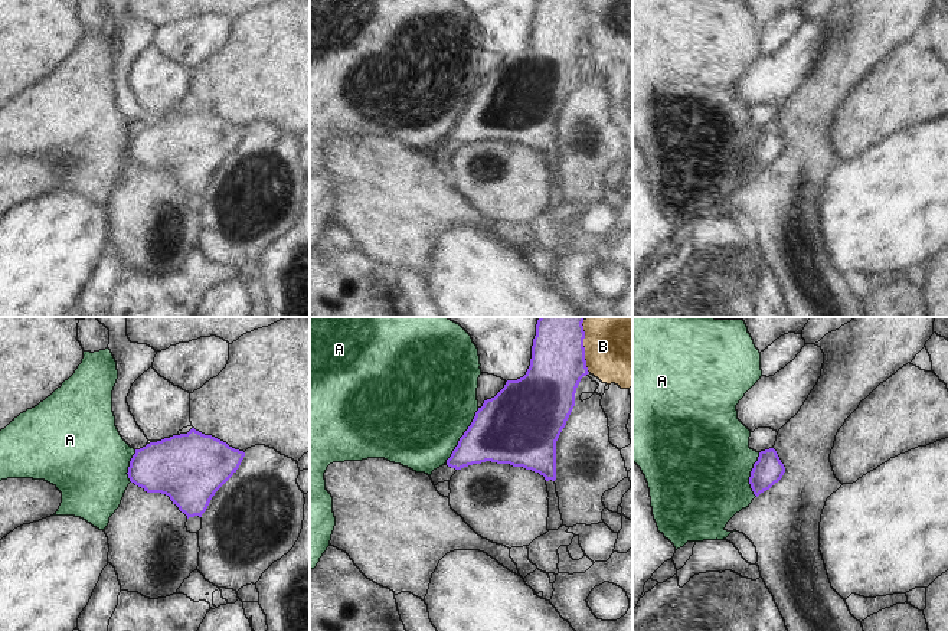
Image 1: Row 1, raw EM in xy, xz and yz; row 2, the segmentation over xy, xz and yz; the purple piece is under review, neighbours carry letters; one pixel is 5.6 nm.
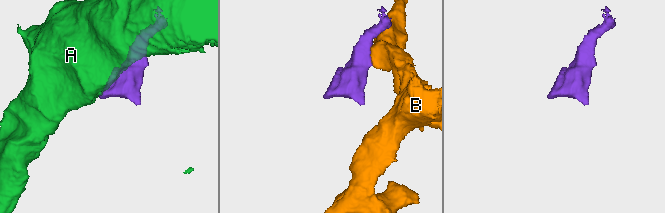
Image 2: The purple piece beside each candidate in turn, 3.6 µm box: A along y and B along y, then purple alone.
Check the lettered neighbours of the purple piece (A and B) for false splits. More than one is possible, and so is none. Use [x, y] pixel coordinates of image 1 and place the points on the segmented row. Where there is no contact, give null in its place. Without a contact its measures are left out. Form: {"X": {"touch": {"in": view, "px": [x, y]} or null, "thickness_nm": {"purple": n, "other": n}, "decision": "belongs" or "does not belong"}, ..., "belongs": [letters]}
{"A": {"touch": {"in": "xz", "px": [463, 435]}, "thickness_nm": {"purple": 380, "other": 500}, "decision": "does not belong"}, "B": {"touch": {"in": "xz", "px": [582, 346]}, "thickness_nm": {"purple": 300, "other": 480}, "decision": "does not belong"}, "belongs": []}

